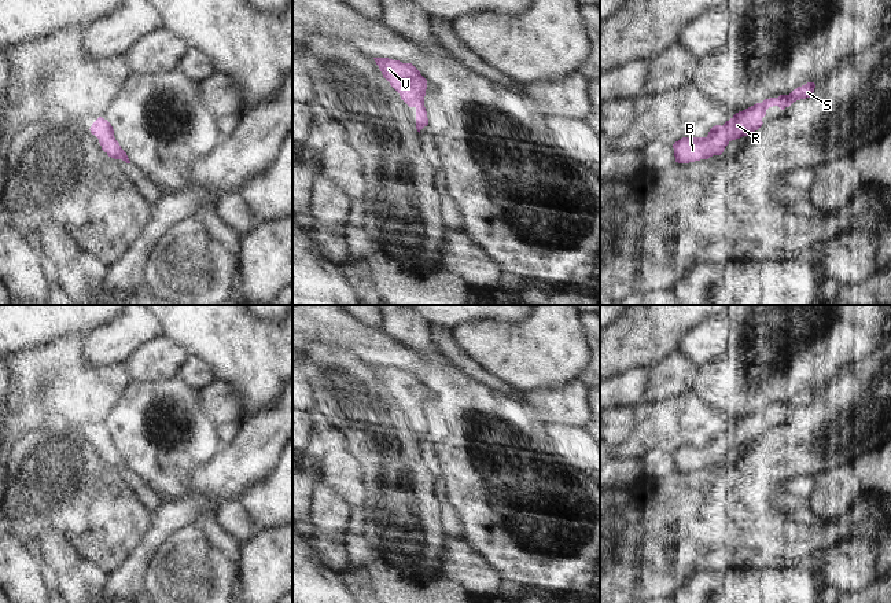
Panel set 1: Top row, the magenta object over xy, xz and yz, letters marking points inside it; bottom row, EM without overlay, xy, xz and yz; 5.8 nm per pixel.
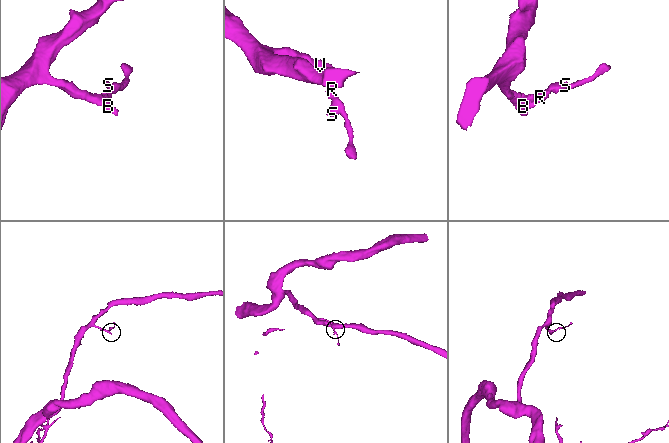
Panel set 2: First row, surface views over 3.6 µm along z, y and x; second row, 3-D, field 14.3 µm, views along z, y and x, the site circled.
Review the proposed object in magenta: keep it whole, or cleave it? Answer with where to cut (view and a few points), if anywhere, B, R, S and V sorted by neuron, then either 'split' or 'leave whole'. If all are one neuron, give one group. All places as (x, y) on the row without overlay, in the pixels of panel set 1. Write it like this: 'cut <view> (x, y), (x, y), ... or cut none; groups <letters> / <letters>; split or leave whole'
cut none; groups B R S V; leave whole

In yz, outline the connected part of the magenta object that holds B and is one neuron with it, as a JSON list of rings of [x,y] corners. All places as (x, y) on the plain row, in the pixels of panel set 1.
[[[807,390],[794,397],[789,402],[765,407],[743,419],[736,420],[722,434],[715,433],[706,445],[682,445],[673,452],[675,470],[689,471],[700,467],[708,467],[713,463],[721,463],[725,455],[736,446],[750,444],[762,434],[762,426],[766,418],[778,413],[781,418],[789,415],[794,409],[810,405],[815,391]]]

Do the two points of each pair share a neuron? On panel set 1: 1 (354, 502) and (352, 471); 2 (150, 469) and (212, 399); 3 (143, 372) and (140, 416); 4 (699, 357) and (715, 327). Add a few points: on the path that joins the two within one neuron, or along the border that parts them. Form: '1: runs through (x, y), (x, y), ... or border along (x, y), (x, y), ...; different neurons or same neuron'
1: runs through (354, 495), (352, 478); same neuron
2: border along (202, 392), (206, 412), (220, 426); different neurons
3: border along (173, 378), (133, 383); different neurons
4: runs through (699, 350), (713, 334); same neuron

